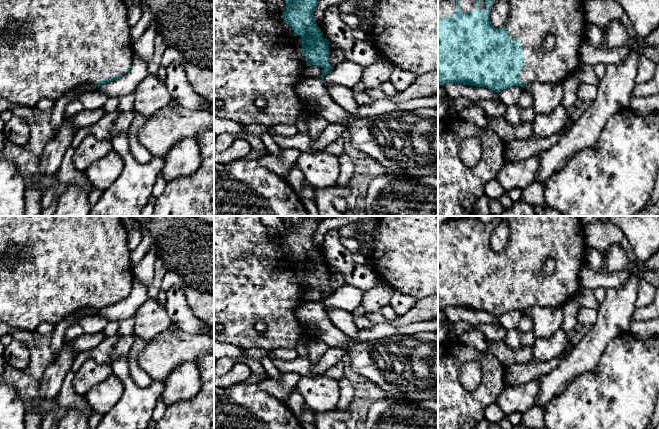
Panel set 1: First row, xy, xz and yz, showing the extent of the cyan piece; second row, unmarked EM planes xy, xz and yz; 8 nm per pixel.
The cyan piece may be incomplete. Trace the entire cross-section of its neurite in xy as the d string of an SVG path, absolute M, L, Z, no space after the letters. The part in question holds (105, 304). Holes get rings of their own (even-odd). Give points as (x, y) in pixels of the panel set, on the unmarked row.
M0 216L0 324L34 332L42 322L55 325L84 307L100 311L128 297L133 288L133 265L127 234L118 216Z

